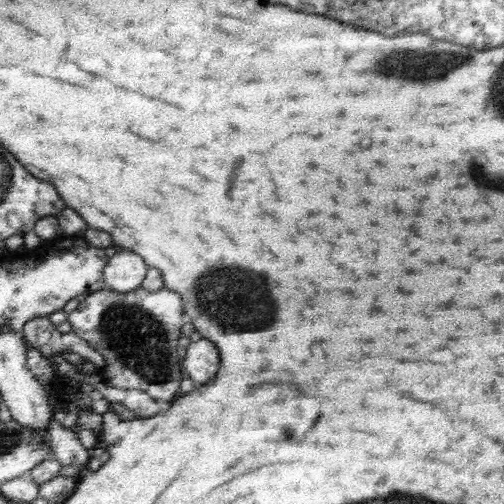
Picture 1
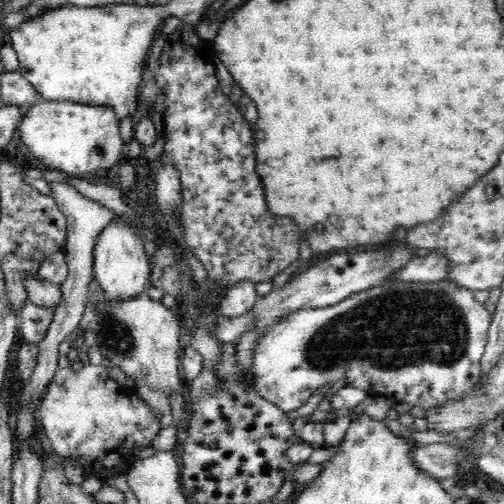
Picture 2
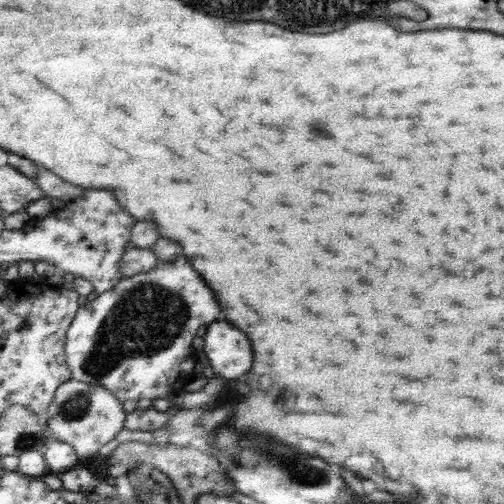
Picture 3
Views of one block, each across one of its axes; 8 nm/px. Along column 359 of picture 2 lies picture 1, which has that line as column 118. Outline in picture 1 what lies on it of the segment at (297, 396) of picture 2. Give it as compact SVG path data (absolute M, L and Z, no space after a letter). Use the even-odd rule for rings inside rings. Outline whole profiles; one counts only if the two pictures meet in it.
M109 288L97 290L67 316L73 332L105 358L107 368L103 368L103 372L107 380L113 380L113 386L125 390L135 388L149 394L155 402L173 404L177 402L183 378L187 378L177 354L183 326L181 318L183 296L167 288L161 292L139 288L125 294Z

